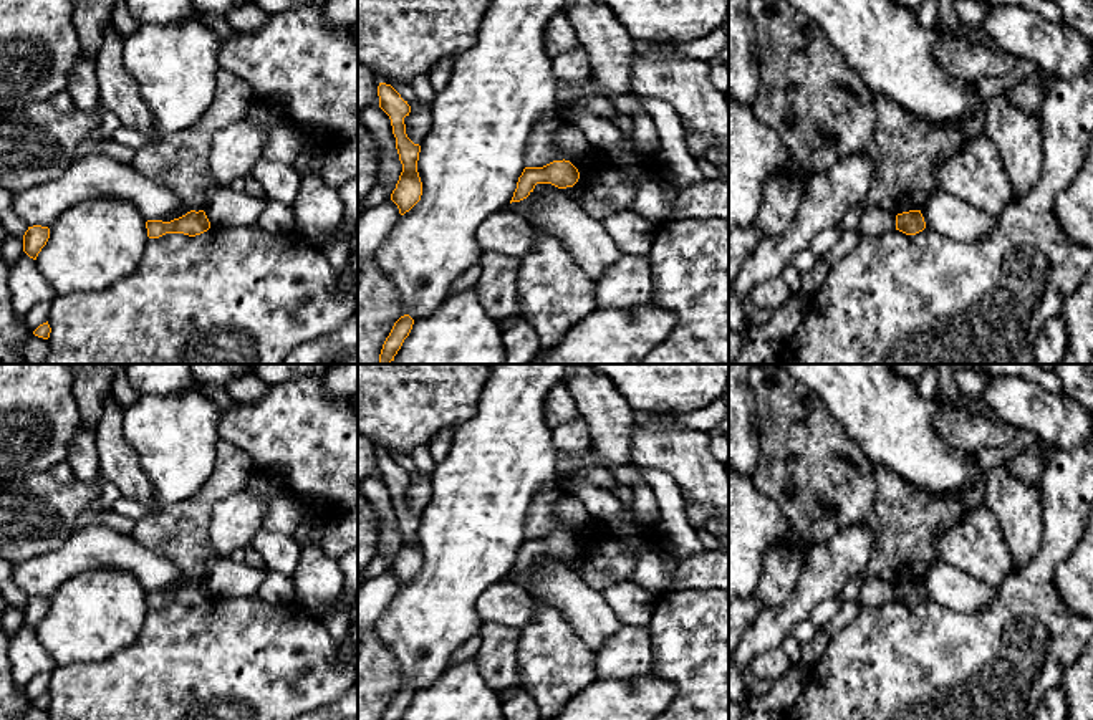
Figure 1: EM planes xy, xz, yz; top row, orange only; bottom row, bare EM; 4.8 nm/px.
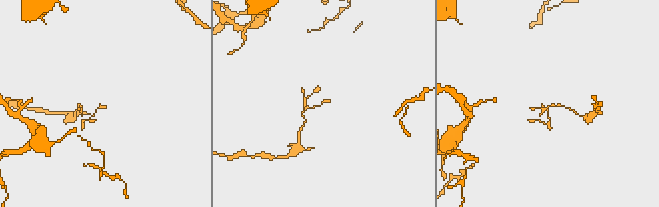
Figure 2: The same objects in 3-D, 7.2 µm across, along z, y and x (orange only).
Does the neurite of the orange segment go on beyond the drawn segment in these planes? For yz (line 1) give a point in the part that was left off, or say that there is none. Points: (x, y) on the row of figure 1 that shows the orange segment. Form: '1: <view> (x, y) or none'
1: none

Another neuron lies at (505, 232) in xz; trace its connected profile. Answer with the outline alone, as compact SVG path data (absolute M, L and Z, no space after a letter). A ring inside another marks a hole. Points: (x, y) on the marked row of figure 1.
M498 210L477 227L475 240L484 252L522 258L530 252L535 232L537 228L528 218Z

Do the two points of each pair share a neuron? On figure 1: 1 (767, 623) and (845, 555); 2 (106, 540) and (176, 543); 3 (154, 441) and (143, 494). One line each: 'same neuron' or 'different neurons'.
1: same neuron
2: different neurons
3: different neurons

